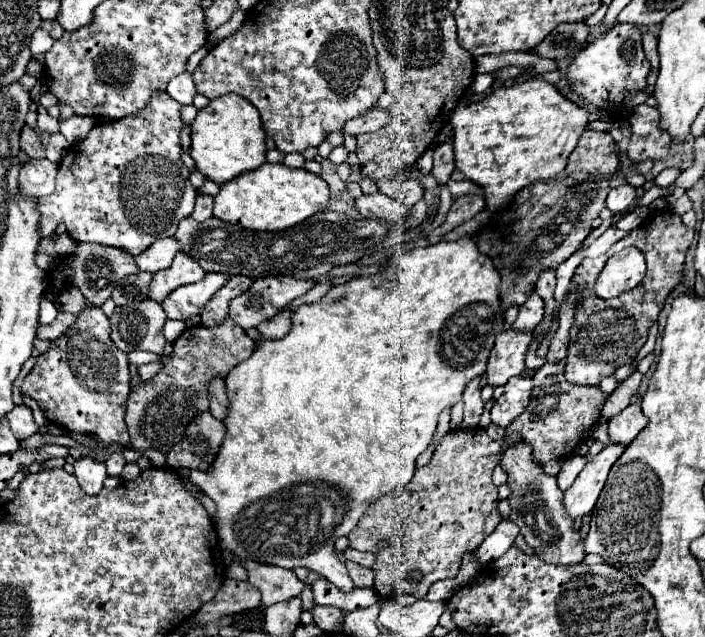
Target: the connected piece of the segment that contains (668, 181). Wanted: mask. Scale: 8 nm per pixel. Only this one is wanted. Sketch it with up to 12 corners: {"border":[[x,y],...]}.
{"border":[[666,168],[655,178],[655,184],[668,187],[681,172]]}

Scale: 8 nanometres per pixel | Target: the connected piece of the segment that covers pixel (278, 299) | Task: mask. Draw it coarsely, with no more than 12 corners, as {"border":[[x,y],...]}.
{"border":[[257,278],[231,300],[229,316],[243,330],[283,312],[317,280]]}

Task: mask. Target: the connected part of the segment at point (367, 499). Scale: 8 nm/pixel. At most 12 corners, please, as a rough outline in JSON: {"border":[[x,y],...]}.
{"border":[[471,238],[299,306],[191,480],[221,548],[355,586],[505,330]]}

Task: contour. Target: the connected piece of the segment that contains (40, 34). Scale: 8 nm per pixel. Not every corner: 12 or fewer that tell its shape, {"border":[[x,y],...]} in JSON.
{"border":[[37,28],[31,38],[31,54],[45,54],[53,46],[53,38]]}

